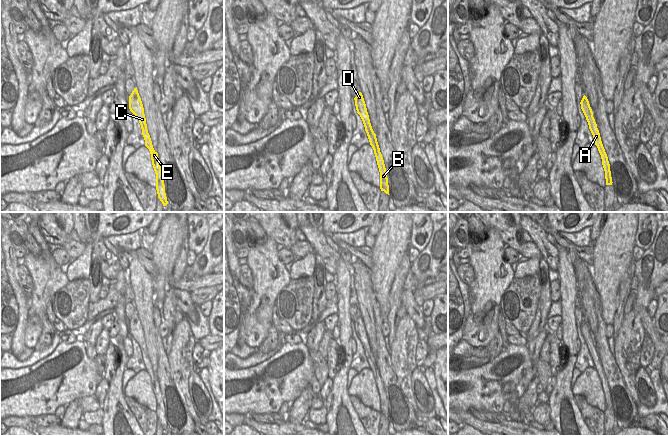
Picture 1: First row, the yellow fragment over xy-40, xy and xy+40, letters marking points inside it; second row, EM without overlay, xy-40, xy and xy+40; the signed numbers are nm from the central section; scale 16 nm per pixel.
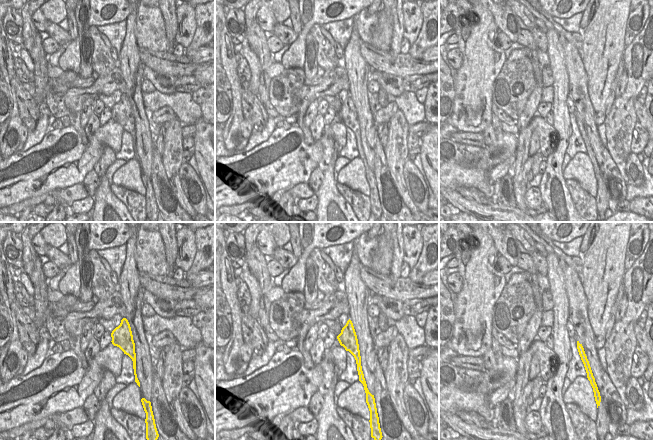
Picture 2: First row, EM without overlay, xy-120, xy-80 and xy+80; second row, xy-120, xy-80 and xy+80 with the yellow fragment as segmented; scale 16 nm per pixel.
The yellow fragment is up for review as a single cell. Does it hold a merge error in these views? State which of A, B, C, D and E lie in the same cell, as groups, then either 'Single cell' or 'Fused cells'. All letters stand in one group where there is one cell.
Groups: A B C D E. Single cell

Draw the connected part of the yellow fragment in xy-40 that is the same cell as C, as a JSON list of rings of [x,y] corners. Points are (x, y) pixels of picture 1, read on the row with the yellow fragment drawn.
[[[134,88],[131,95],[129,96],[129,109],[136,116],[136,118],[139,120],[139,123],[141,125],[142,135],[145,140],[145,146],[150,151],[152,165],[156,174],[156,190],[157,190],[158,198],[162,202],[163,206],[166,206],[168,204],[168,201],[165,193],[164,179],[163,179],[162,170],[159,162],[159,157],[158,157],[158,153],[153,148],[152,141],[147,130],[144,108],[137,88]]]

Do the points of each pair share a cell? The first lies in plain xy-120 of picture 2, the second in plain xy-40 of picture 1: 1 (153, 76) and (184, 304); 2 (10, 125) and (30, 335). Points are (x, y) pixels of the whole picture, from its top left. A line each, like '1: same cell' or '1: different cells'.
1: same cell
2: different cells

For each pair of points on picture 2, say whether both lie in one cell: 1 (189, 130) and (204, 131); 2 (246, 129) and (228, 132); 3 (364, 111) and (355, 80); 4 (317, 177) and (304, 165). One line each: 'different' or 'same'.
1: different
2: different
3: same
4: different

